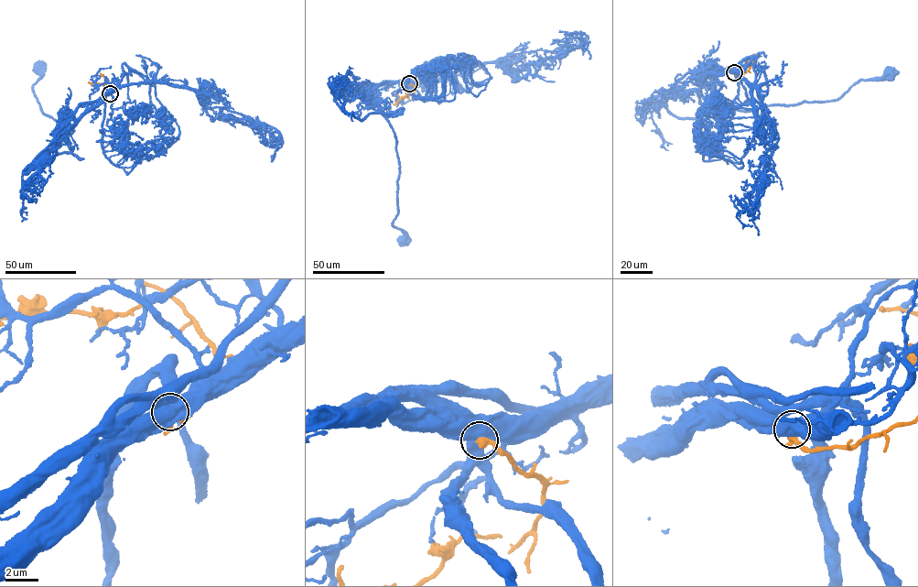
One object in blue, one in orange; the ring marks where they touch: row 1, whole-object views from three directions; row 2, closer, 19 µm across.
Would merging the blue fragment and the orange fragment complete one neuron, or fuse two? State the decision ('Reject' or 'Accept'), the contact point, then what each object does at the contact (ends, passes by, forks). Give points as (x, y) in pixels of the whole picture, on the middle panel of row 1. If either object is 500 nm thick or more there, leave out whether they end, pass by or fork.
Reject. Place: (409, 83)

